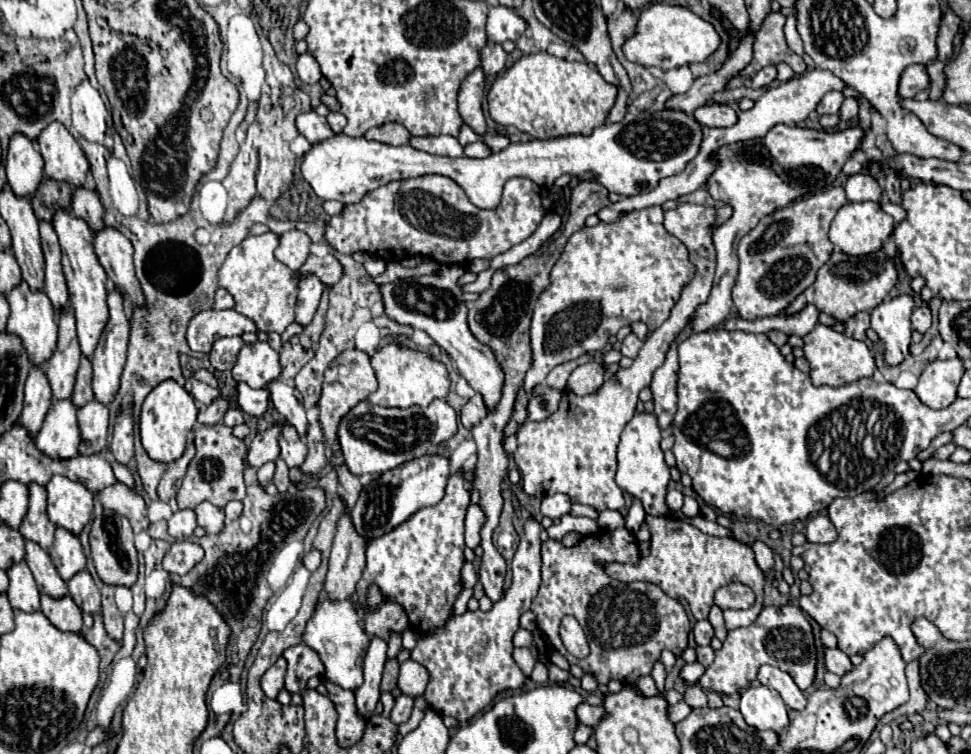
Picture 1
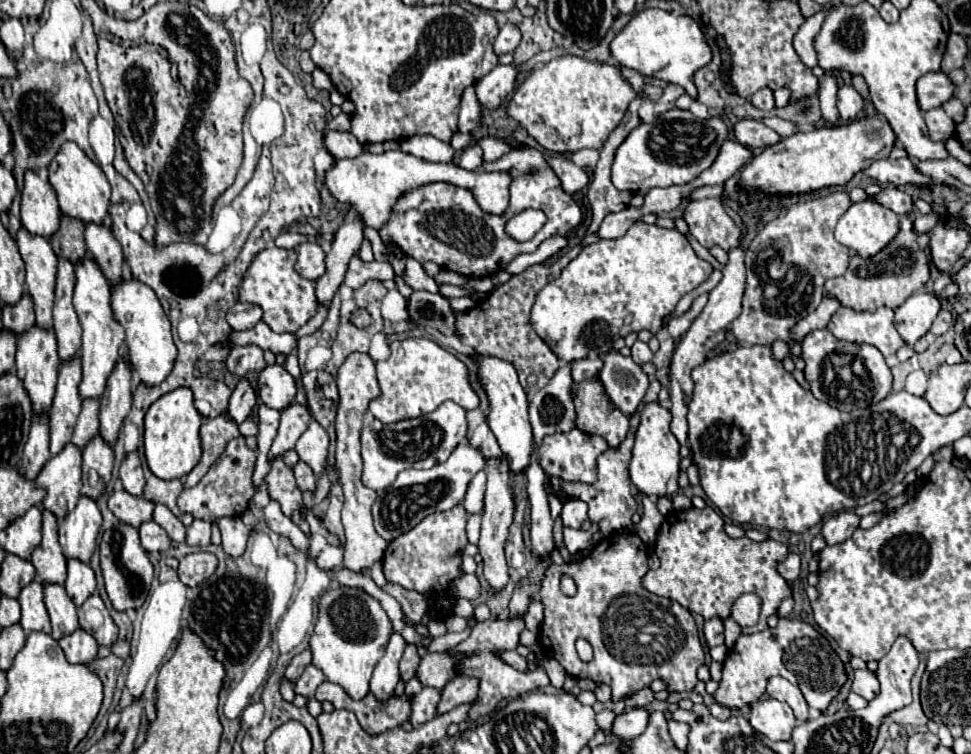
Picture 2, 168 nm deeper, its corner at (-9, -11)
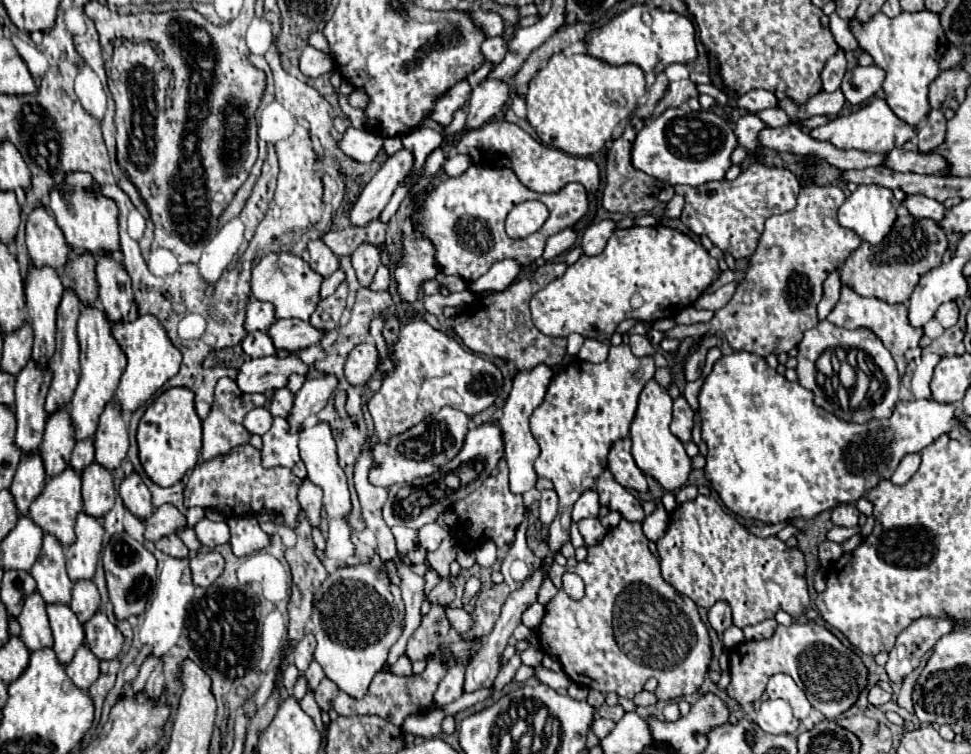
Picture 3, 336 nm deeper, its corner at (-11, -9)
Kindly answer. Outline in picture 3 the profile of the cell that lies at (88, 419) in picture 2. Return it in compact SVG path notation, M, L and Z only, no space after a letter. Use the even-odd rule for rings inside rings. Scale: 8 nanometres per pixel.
M87 439L87 441L79 441L75 443L75 449L73 449L73 457L71 457L71 467L81 473L87 465L93 463L93 439Z

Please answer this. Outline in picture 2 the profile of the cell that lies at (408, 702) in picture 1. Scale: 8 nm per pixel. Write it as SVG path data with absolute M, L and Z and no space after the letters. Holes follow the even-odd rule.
M425 687L421 693L417 693L411 701L411 725L423 725L429 719L435 717L435 709L437 709L437 699L441 697L441 691L433 691L429 687Z

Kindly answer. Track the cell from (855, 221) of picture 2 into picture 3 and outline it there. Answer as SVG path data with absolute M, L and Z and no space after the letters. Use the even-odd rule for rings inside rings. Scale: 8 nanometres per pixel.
M859 185L839 207L839 225L853 229L863 241L879 245L897 219L893 191L879 185Z

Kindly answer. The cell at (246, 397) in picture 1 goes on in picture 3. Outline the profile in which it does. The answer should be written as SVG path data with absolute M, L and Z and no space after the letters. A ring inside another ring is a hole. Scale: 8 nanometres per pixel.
M277 417L263 435L263 467L293 467L299 461L299 433L289 431L289 423Z

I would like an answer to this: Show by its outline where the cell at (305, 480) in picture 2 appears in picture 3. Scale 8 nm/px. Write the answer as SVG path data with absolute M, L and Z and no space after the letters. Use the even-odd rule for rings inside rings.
M305 479L299 489L299 503L311 527L319 527L321 523L321 497L323 495L319 493L319 487L313 485L309 479Z

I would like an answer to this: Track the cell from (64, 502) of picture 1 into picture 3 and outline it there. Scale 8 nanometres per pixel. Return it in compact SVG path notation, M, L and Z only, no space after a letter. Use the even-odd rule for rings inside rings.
M79 513L75 533L77 533L77 541L65 547L67 575L73 583L81 579L93 579L97 559L101 553L103 525L95 517L87 517L85 513Z

